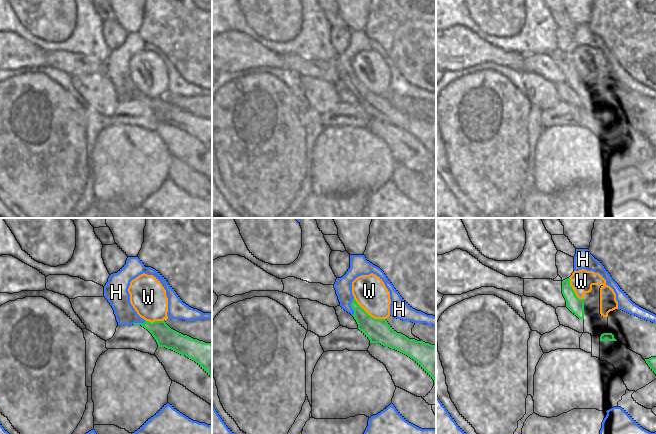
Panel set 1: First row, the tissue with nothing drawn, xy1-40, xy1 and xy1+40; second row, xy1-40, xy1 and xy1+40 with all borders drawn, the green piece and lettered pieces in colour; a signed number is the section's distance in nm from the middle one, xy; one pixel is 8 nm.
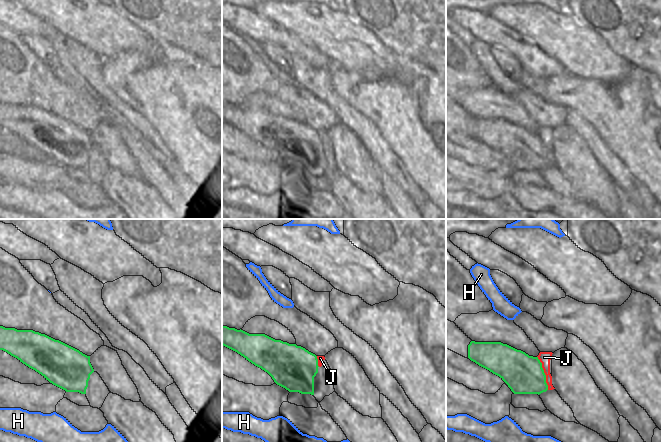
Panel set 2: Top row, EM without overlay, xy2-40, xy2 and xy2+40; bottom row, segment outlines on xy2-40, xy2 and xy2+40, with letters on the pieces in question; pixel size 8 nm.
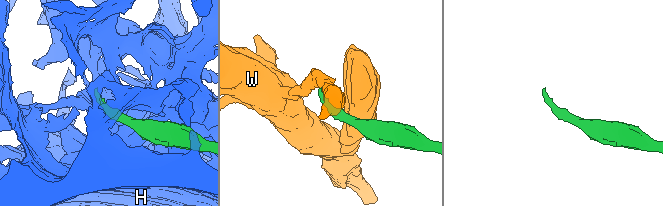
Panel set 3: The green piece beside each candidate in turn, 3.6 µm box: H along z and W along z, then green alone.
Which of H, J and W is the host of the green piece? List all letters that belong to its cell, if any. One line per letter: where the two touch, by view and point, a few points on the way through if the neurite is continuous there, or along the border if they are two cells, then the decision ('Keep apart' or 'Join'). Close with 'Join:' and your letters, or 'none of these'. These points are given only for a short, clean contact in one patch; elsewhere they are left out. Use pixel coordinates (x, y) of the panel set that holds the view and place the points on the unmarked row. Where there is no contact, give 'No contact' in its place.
H: Touches green at xy1 (351, 82). Keep apart
J: Touches green at xy2+40 (544, 149). Path across: xy2+40 (523, 150), (544, 149), (544, 133). Join
W: Touches green at xy1 (369, 91). Boundary: xy1 (354, 74), (371, 92), (385, 95). Keep apart
Join: J.

